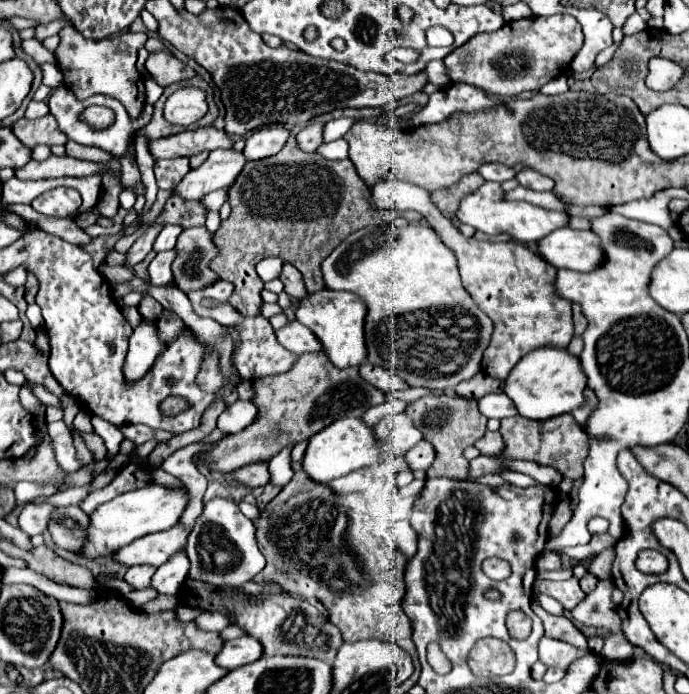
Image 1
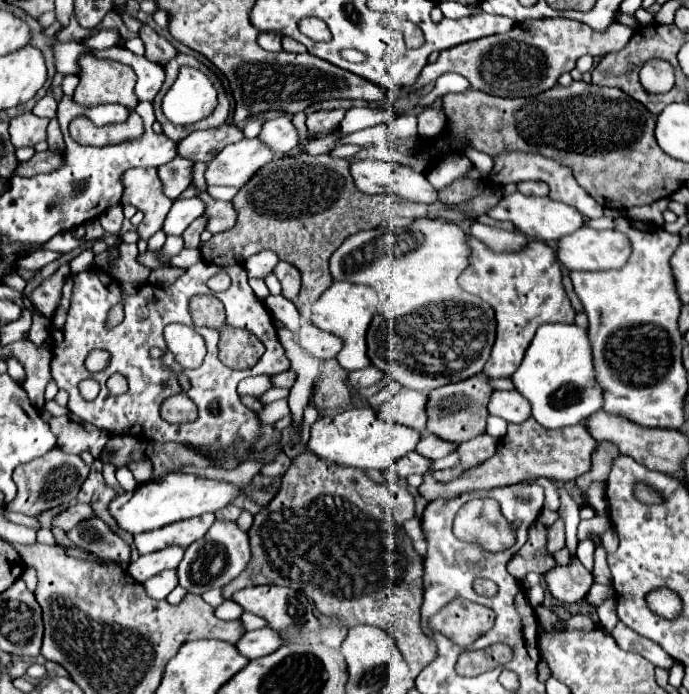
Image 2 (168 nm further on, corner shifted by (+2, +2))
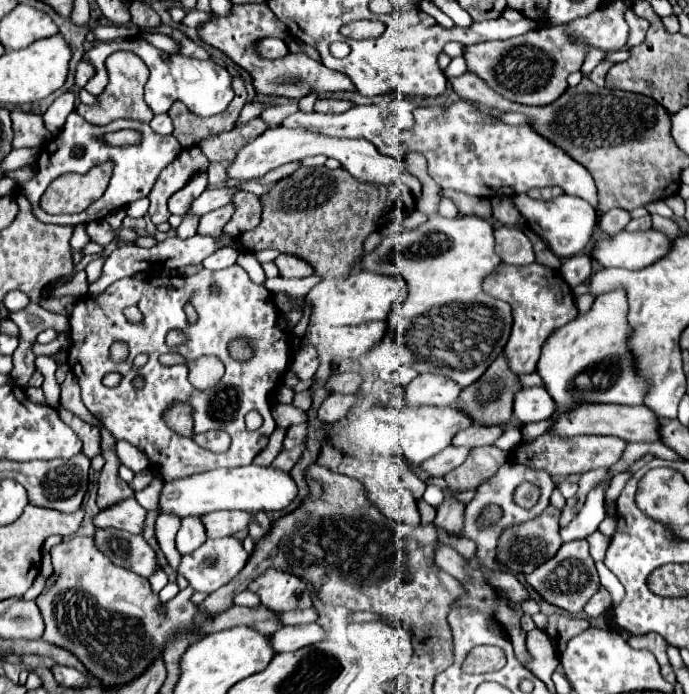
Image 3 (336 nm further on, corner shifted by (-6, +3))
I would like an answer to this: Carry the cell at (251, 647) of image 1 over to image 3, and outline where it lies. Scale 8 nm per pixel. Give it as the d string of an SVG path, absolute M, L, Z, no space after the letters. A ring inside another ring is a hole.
M299 624L299 626L283 626L271 636L273 648L277 652L293 652L303 646L311 646L325 640L325 630L319 624Z

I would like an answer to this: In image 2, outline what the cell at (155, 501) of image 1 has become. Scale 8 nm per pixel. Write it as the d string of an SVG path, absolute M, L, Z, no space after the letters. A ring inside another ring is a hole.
M169 473L163 475L157 481L147 481L141 483L135 491L115 495L115 499L109 503L109 513L115 519L117 527L127 531L127 533L143 533L143 531L153 531L159 527L165 527L175 521L199 517L203 513L213 513L229 505L241 489L225 483L225 481L213 481L197 475L187 475L187 473Z

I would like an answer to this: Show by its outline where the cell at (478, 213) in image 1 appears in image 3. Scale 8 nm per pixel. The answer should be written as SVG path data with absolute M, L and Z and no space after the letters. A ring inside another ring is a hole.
M519 194L519 196L515 196L515 206L517 206L519 214L527 220L527 224L543 240L547 240L551 250L561 258L569 258L569 256L579 254L589 244L589 240L593 236L593 228L597 224L595 208L589 202L585 202L583 198L577 198L577 196L561 194L561 196L557 196L549 202L539 202L539 200L529 198L527 194Z

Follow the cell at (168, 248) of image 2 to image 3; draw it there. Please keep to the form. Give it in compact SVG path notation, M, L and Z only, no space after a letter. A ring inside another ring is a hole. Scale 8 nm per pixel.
M185 216L183 222L181 222L179 228L177 228L177 236L179 236L179 238L193 236L193 234L197 232L197 226L199 226L199 218L197 218L197 216Z

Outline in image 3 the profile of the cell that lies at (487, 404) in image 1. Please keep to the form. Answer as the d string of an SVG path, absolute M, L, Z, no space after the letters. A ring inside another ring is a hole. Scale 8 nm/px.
M541 386L523 388L515 394L515 410L513 416L525 424L541 422L555 412L555 402L549 392Z

